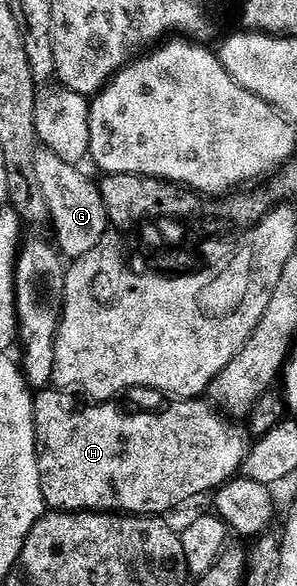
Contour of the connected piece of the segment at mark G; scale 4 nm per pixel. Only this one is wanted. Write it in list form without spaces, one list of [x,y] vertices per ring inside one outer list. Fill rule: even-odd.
[[[39,149],[35,155],[34,167],[38,176],[37,189],[46,197],[54,230],[58,233],[57,249],[63,259],[73,260],[92,252],[108,232],[108,219],[102,194],[95,179],[85,178],[77,166],[65,163],[52,151]]]

